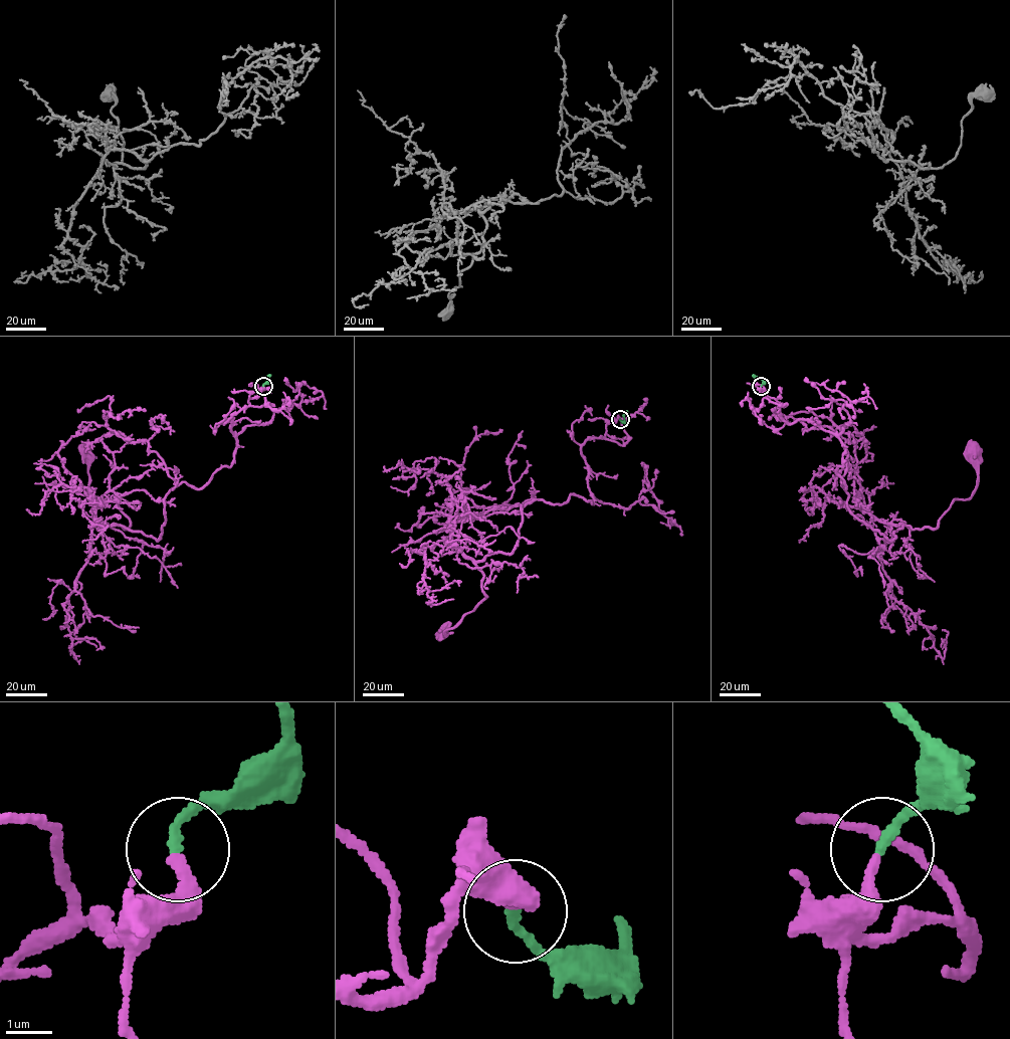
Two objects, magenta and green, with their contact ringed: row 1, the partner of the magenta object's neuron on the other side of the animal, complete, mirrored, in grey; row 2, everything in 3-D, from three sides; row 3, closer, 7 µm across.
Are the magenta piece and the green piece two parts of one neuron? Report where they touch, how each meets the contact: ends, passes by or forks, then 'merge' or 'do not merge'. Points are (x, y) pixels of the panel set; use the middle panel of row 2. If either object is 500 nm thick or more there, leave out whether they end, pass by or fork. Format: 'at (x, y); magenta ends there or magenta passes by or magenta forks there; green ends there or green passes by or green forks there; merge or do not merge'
at (620, 419); magenta ends there; green ends there; merge

